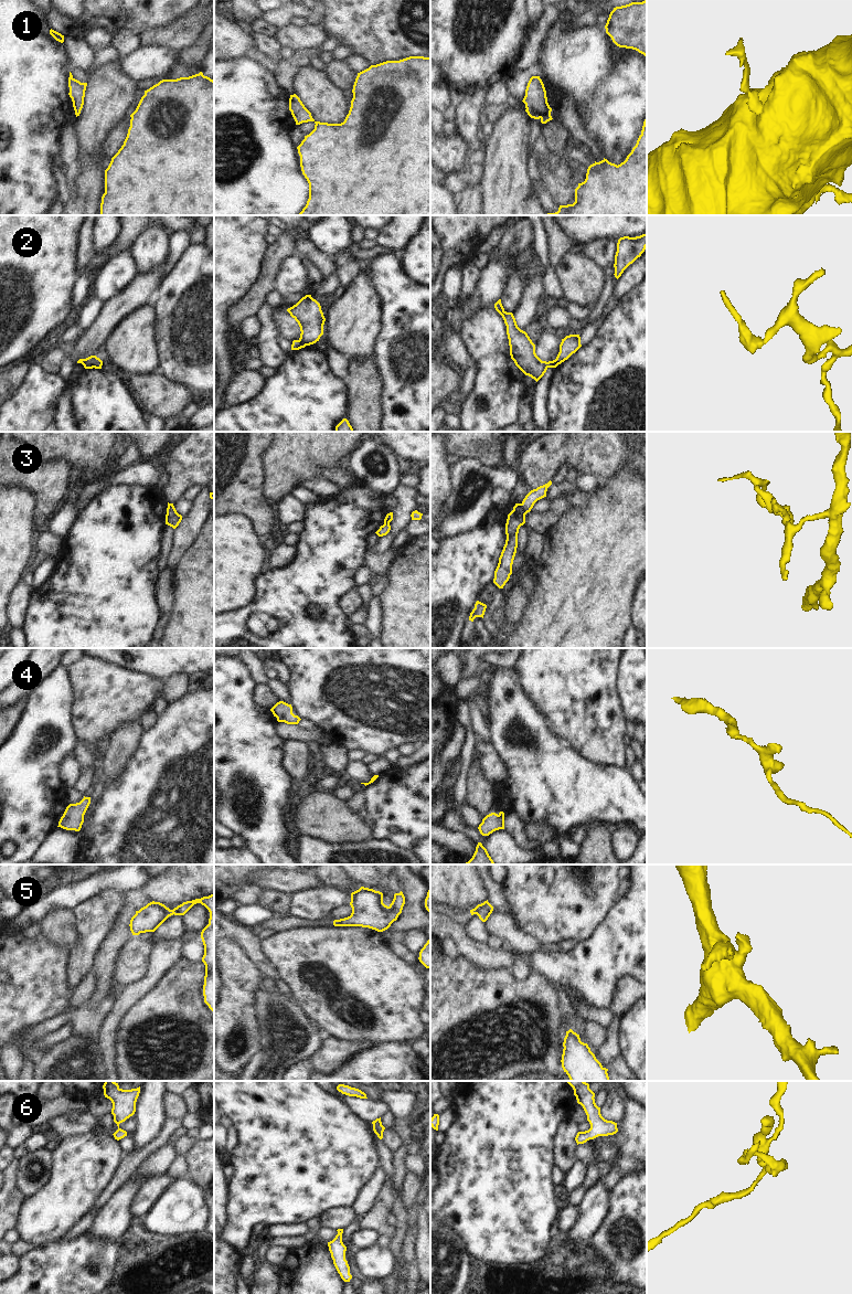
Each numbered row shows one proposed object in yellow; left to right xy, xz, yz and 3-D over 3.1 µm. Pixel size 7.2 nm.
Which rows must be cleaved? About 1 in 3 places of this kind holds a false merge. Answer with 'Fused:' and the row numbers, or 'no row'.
Fused: 2, 3

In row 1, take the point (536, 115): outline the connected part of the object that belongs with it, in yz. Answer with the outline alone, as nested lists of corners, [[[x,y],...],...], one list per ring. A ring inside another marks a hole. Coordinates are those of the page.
[[[540,76],[530,78],[522,102],[525,104],[525,112],[531,118],[540,119],[542,124],[553,119],[552,108],[547,103],[546,91]]]

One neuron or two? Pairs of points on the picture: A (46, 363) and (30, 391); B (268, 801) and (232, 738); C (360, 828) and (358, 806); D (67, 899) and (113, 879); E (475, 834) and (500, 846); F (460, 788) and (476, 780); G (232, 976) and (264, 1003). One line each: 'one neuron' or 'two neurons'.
A: two neurons
B: one neuron
C: two neurons
D: one neuron
E: one neuron
F: two neurons
G: two neurons

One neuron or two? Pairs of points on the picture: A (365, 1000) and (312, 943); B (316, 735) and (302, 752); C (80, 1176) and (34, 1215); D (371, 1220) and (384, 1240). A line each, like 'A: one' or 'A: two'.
A: one
B: two
C: one
D: two

